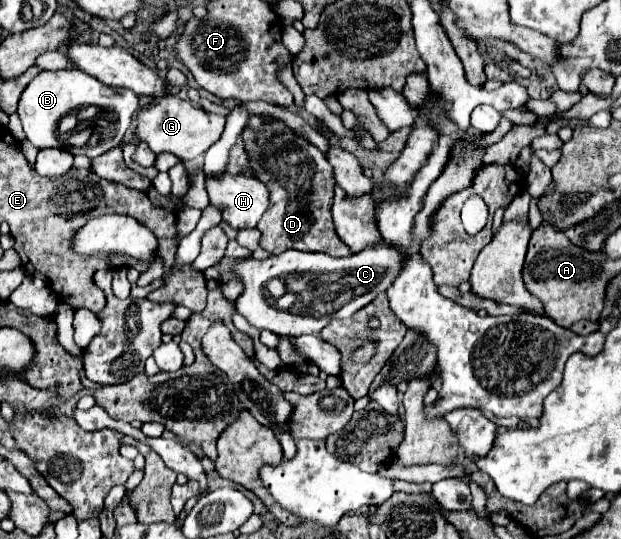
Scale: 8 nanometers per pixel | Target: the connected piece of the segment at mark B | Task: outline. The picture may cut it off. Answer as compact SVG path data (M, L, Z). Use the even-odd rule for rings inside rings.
M42 70L28 86L26 92L20 96L18 102L18 116L26 134L26 140L30 140L36 148L44 150L44 148L66 148L72 154L86 154L88 158L96 158L100 154L104 154L106 150L118 146L126 134L126 130L130 128L132 122L132 114L138 108L140 98L134 92L128 92L128 88L112 88L102 84L100 80L96 80L94 76L88 76L80 70ZM84 106L96 106L102 112L110 112L110 128L104 126L102 132L98 134L98 138L92 138L90 144L84 144L82 148L76 146L66 146L58 140L56 130L58 130L58 120L78 108Z

